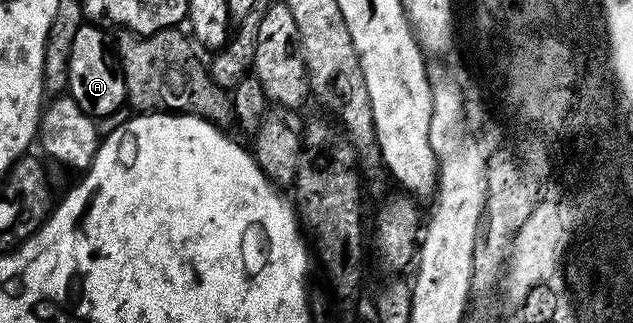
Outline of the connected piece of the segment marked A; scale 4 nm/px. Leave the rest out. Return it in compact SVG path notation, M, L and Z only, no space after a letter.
M85 22L73 31L72 53L68 67L67 95L82 106L87 116L101 118L112 116L120 107L125 107L128 99L124 71L120 69L117 49L114 47L113 37L107 36L103 27L92 22Z

